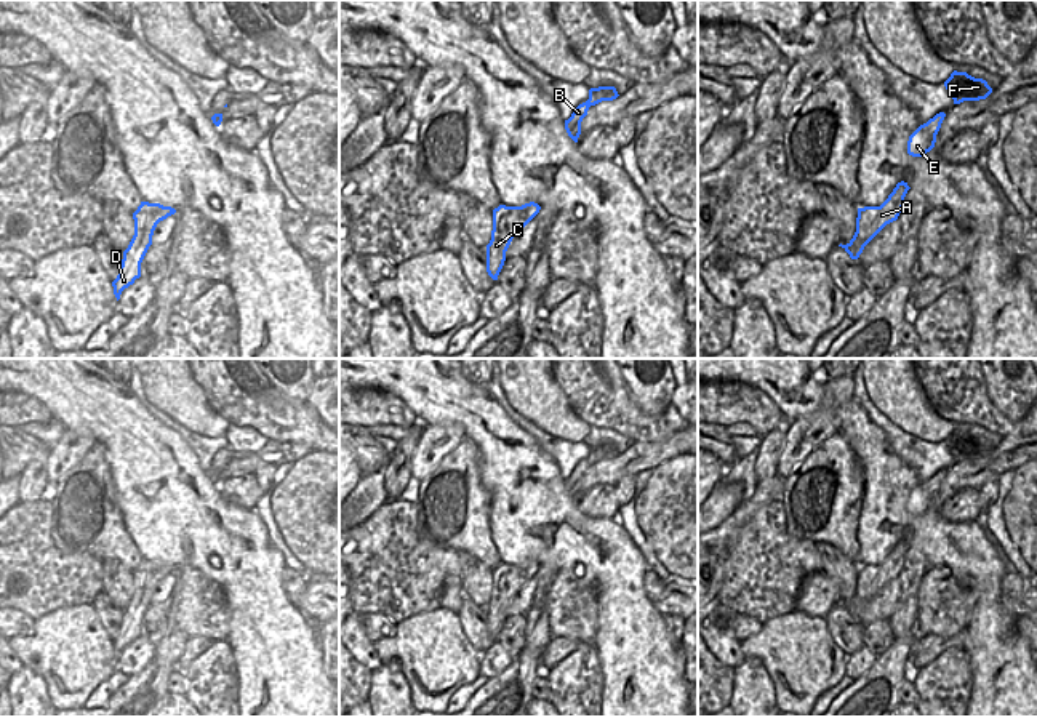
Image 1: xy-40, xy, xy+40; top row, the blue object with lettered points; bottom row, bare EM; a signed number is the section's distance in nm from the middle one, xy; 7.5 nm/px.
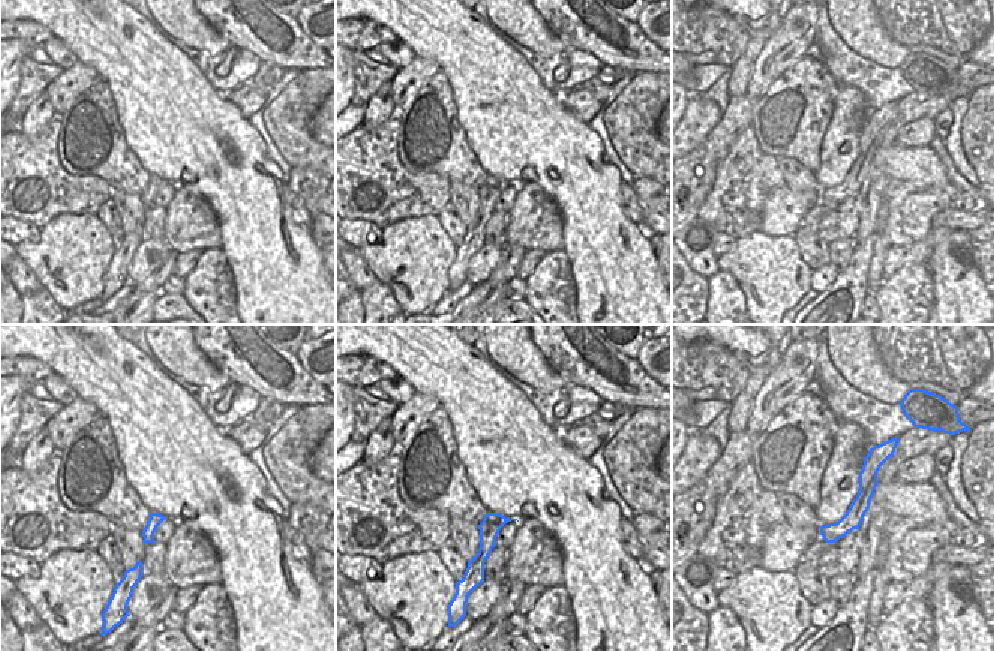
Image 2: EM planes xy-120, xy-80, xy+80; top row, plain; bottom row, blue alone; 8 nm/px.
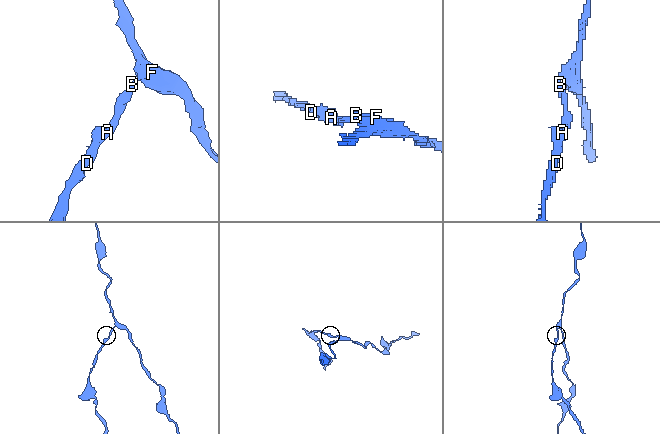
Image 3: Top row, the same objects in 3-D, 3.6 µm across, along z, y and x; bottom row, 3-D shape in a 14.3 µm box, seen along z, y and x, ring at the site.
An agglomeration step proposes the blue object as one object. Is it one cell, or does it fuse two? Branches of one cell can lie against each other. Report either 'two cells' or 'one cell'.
two cells

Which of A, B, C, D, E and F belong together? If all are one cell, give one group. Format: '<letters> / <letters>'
A B C D E / F

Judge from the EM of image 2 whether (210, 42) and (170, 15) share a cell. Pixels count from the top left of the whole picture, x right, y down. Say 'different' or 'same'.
same

